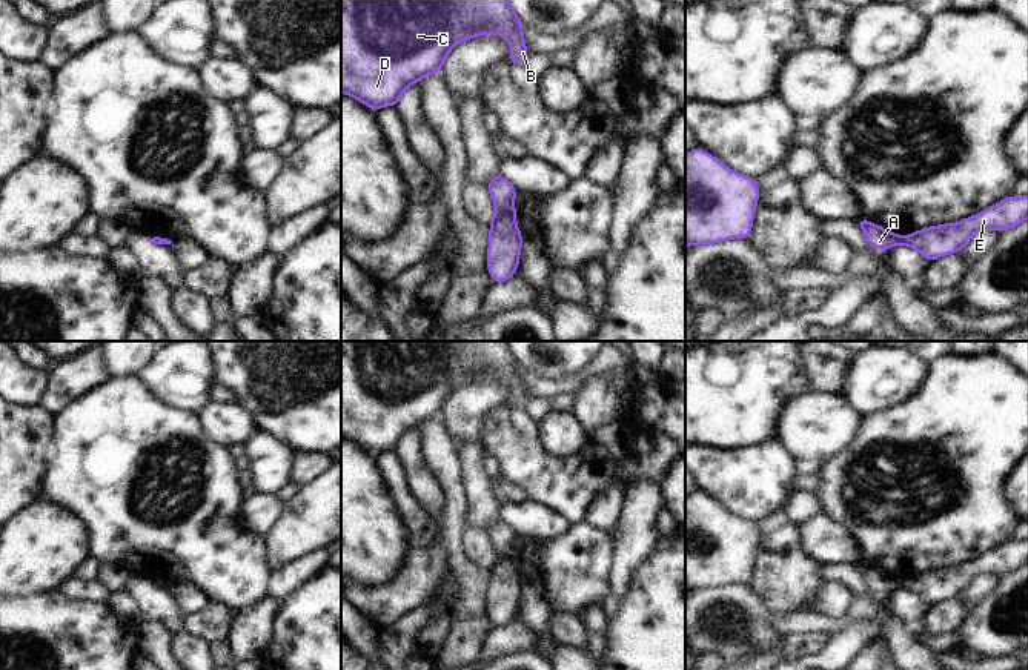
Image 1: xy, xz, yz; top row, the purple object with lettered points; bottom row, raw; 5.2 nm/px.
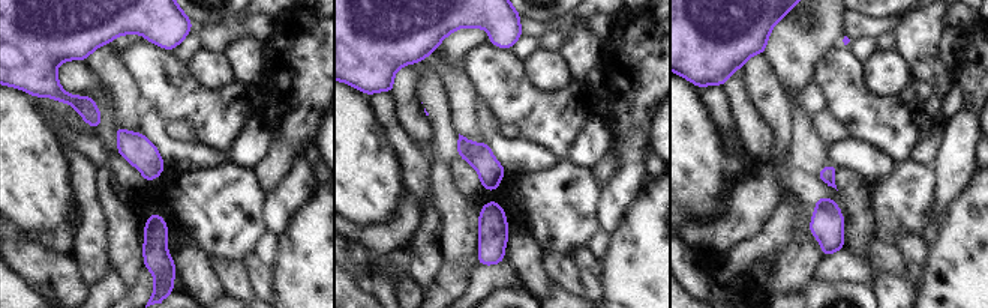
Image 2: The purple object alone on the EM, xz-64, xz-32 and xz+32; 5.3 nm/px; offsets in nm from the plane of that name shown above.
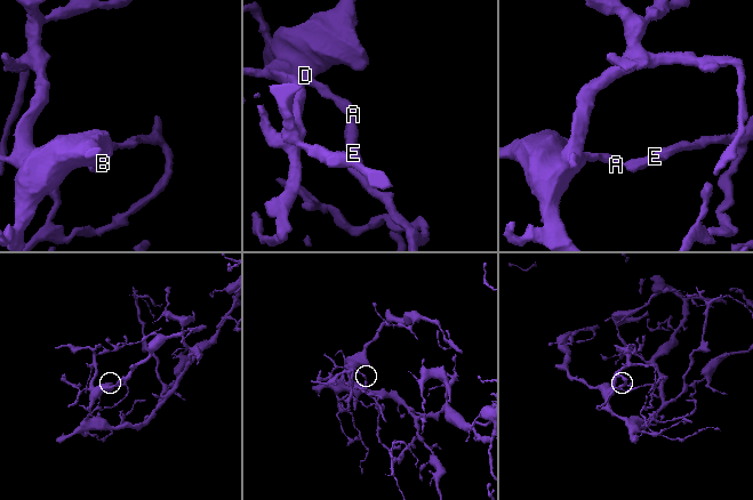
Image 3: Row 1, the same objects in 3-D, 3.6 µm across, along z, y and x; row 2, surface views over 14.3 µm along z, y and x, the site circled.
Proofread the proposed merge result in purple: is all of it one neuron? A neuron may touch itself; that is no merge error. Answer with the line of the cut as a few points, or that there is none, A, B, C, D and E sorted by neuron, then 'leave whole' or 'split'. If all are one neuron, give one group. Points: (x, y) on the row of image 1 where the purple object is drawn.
xz (514, 214), (495, 215) | A B C D / E | split

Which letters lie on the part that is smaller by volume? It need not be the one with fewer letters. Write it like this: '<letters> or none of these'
E

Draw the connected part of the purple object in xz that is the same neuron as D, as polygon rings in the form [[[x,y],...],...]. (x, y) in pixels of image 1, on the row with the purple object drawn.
[[[341,0],[341,94],[373,111],[396,108],[410,85],[441,72],[458,43],[484,34],[502,35],[512,49],[507,61],[524,65],[529,49],[522,28],[510,0]]]

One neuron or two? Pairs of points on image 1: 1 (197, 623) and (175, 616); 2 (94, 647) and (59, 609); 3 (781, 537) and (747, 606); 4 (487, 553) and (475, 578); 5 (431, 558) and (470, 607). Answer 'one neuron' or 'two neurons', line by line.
1: two neurons
2: one neuron
3: two neurons
4: two neurons
5: two neurons

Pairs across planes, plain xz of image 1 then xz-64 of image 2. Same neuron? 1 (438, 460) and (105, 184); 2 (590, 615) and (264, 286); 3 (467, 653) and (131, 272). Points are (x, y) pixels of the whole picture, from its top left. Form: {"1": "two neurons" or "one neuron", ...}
{"1": "one neuron", "2": "one neuron", "3": "two neurons"}

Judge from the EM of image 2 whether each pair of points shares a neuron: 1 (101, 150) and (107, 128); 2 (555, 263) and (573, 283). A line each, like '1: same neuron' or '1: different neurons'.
1: different neurons
2: same neuron

